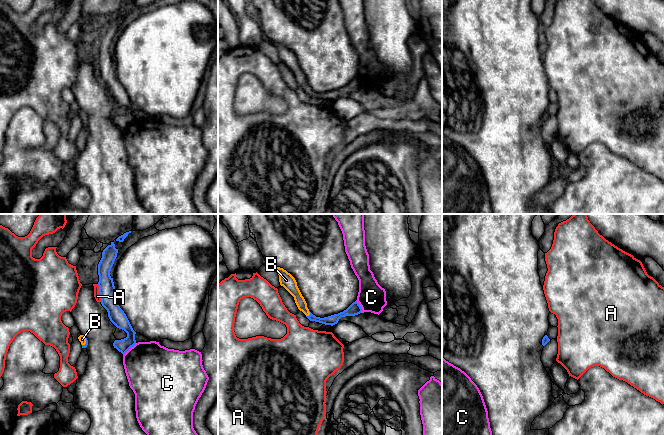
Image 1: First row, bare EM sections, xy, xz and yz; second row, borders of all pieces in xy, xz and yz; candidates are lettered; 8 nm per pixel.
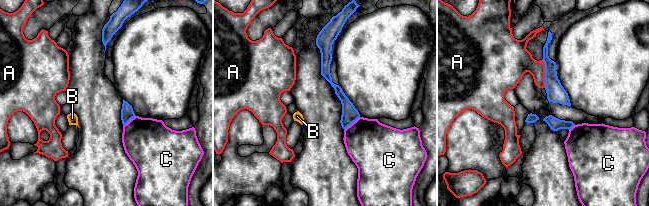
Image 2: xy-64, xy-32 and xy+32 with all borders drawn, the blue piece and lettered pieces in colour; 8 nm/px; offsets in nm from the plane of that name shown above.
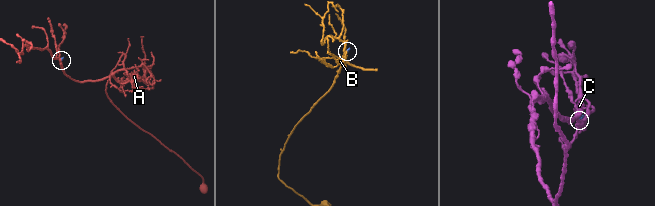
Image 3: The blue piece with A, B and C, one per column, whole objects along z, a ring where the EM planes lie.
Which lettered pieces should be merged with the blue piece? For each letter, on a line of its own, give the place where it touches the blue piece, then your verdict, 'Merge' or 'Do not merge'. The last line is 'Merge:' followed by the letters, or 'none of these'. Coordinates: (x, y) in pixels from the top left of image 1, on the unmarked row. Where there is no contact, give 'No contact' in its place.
A: Touches blue at xy (99, 68). Do not merge
B: Touches blue at xz (310, 90). Merge
C: Touches blue at xy (129, 124). Do not merge
Merge: B

